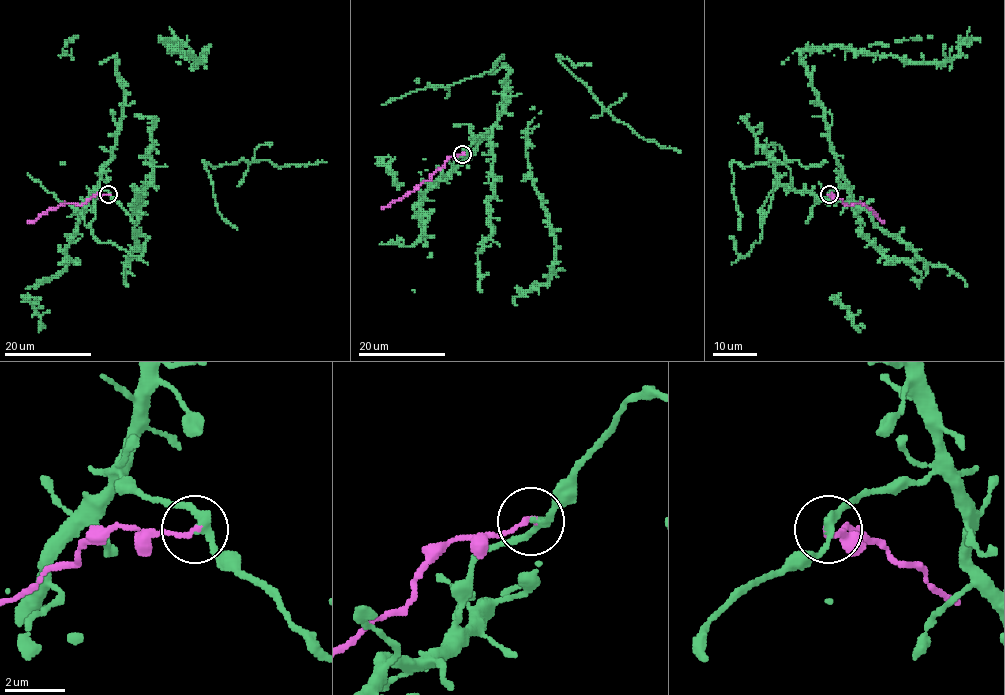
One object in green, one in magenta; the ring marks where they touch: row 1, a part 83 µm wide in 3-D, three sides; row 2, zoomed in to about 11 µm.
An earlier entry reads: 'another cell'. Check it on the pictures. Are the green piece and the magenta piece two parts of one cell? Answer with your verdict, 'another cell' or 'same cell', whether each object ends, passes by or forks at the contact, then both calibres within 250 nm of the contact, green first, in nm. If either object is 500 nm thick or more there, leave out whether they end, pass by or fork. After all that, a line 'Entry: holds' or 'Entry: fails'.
another cell | green passes by | magenta ends | 240/190 nm
Entry: holds

